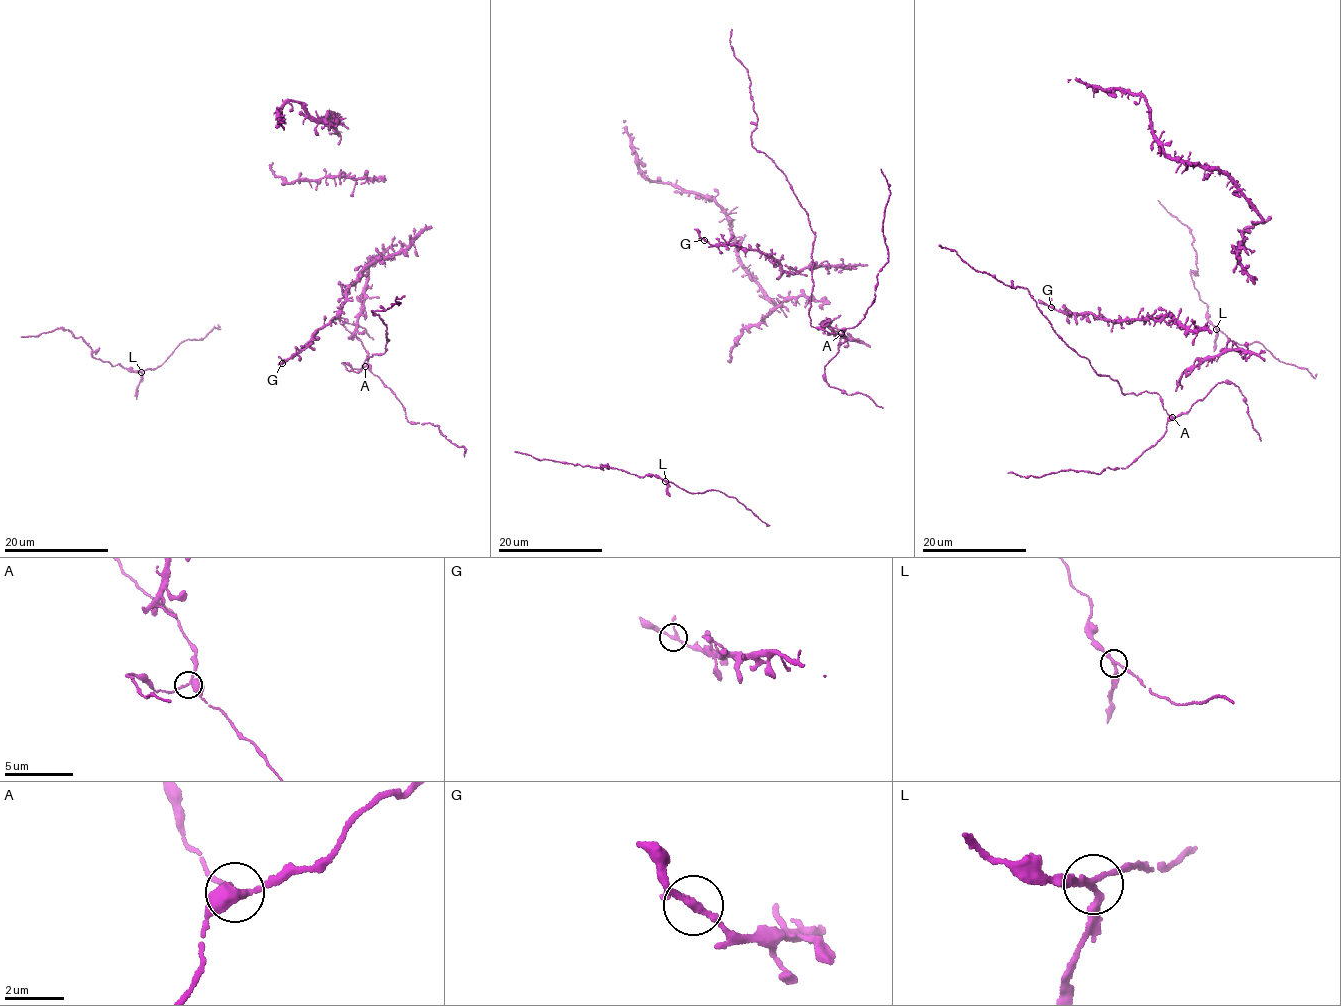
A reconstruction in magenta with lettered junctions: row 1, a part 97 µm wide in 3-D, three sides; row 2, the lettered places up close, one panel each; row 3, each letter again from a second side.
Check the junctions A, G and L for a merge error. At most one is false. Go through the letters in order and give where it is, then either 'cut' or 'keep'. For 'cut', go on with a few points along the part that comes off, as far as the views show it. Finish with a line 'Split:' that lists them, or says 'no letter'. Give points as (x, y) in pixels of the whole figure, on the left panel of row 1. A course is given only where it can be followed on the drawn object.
A: (365, 366) | keep
G: (282, 363) | keep
L: (141, 372) | cut | (141, 372), (142, 380), (136, 399)
Split: L

